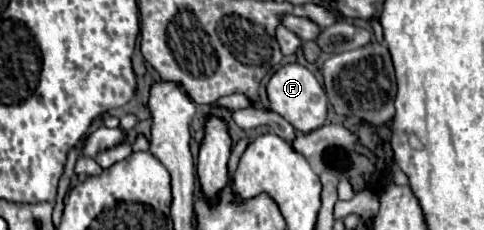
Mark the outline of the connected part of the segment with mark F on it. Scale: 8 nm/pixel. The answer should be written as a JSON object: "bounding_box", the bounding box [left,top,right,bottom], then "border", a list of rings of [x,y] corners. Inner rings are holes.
{"bounding_box":[267,64,327,132],"border":[[[285,64],[281,66],[267,82],[267,98],[271,102],[271,110],[281,114],[297,132],[313,132],[323,126],[327,116],[327,96],[321,82],[301,64]]]}

